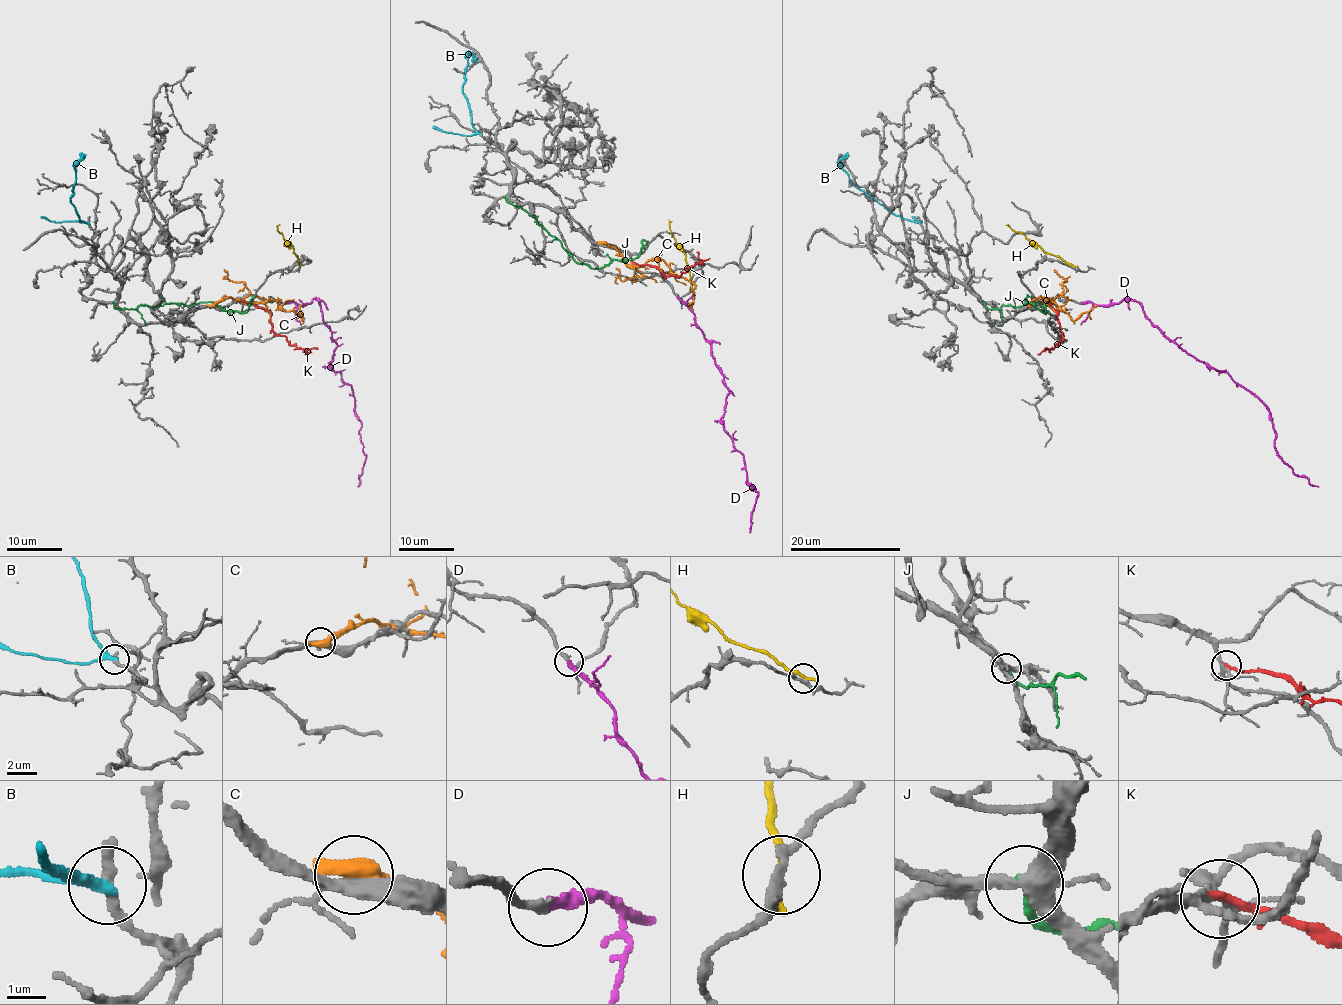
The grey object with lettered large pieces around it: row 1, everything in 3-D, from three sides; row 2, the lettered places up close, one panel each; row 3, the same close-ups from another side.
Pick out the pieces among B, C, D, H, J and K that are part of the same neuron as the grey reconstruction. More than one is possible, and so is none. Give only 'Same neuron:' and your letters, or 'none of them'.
Same neuron: D

